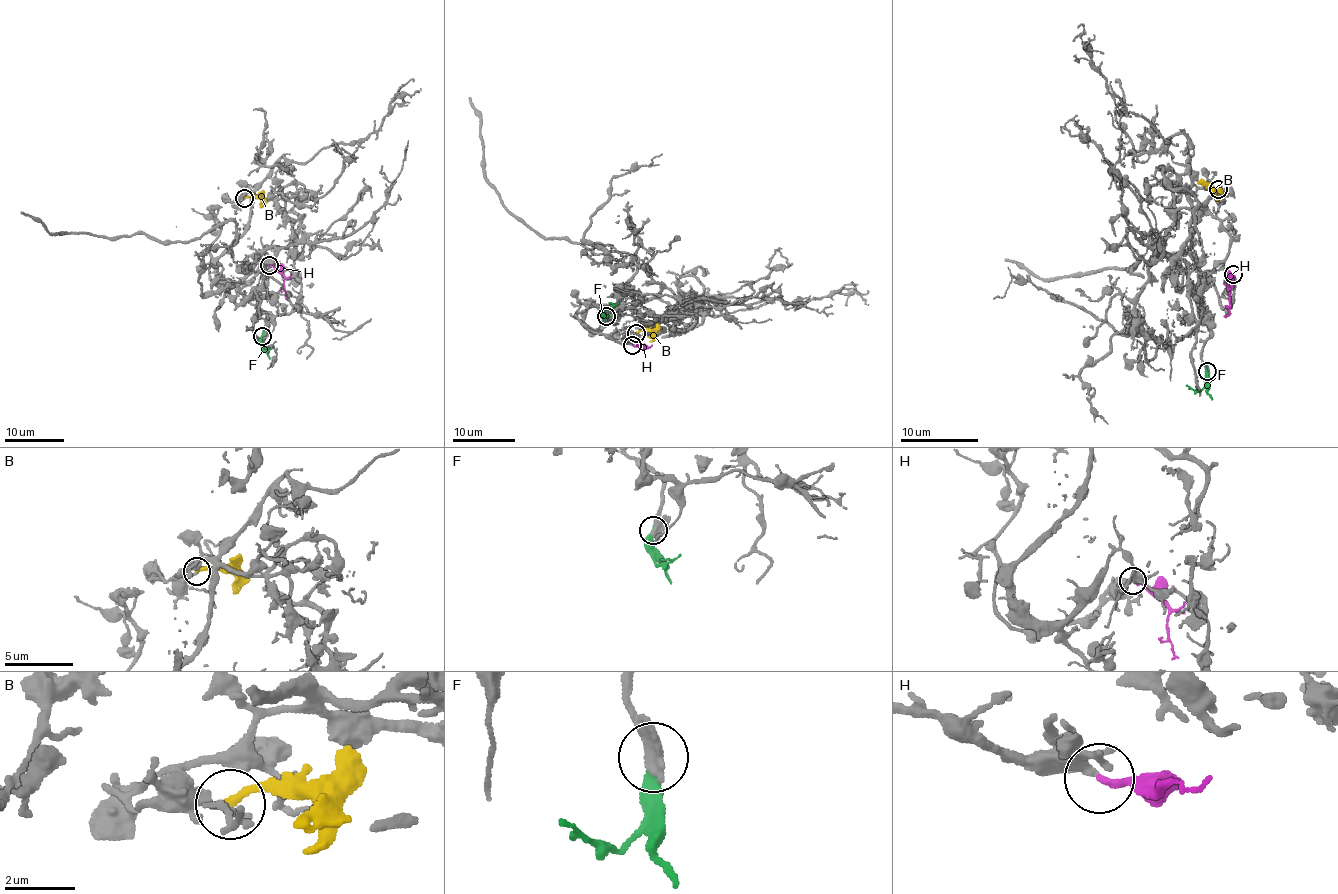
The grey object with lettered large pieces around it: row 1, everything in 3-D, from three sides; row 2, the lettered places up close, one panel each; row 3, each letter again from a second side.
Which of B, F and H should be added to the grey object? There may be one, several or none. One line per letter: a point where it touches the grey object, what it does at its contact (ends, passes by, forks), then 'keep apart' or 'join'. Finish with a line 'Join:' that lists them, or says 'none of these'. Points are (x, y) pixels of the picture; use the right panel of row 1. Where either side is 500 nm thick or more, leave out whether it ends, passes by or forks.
B: meets grey at (1218, 189); it ends there; keep apart
F: meets grey at (1207, 371); it ends there; keep apart
H: meets grey at (1233, 274); it ends there; join
Join: H

